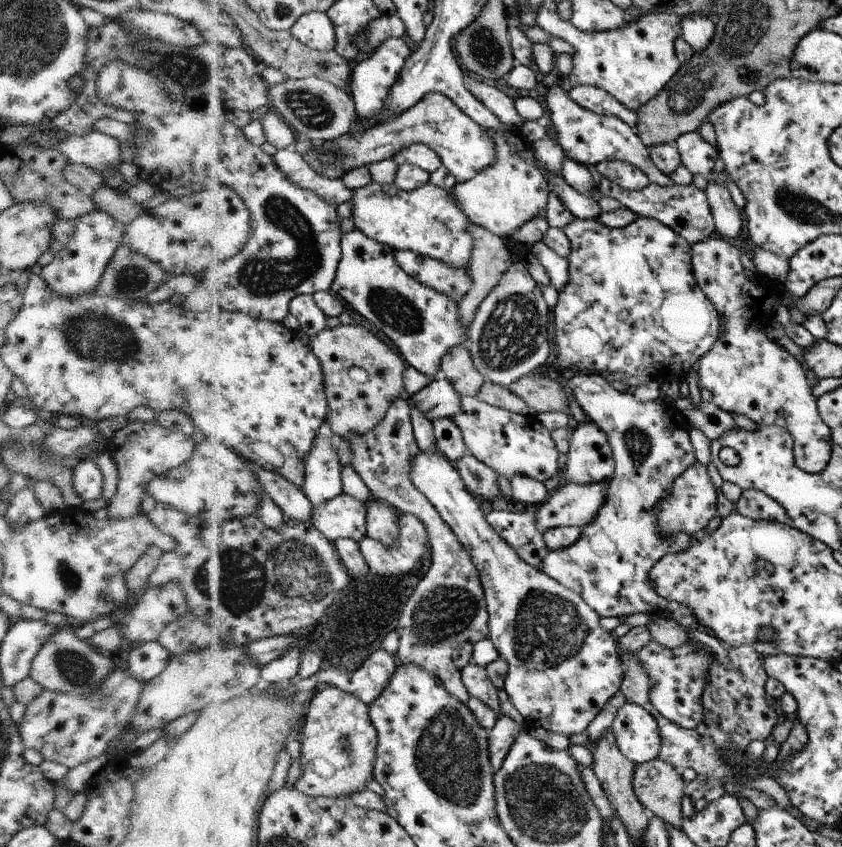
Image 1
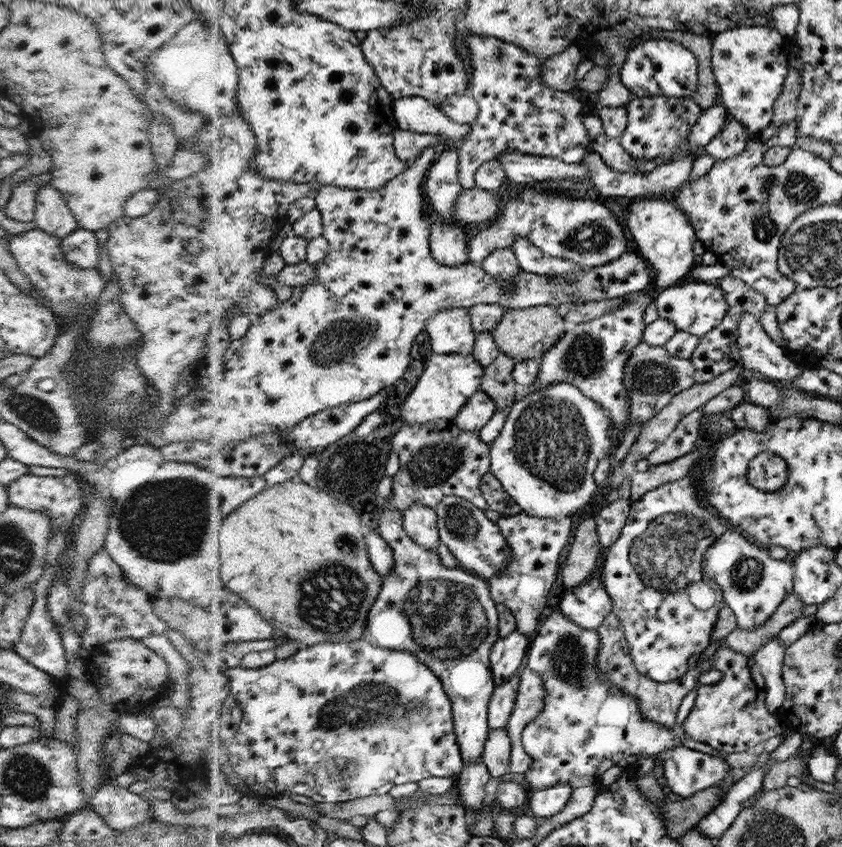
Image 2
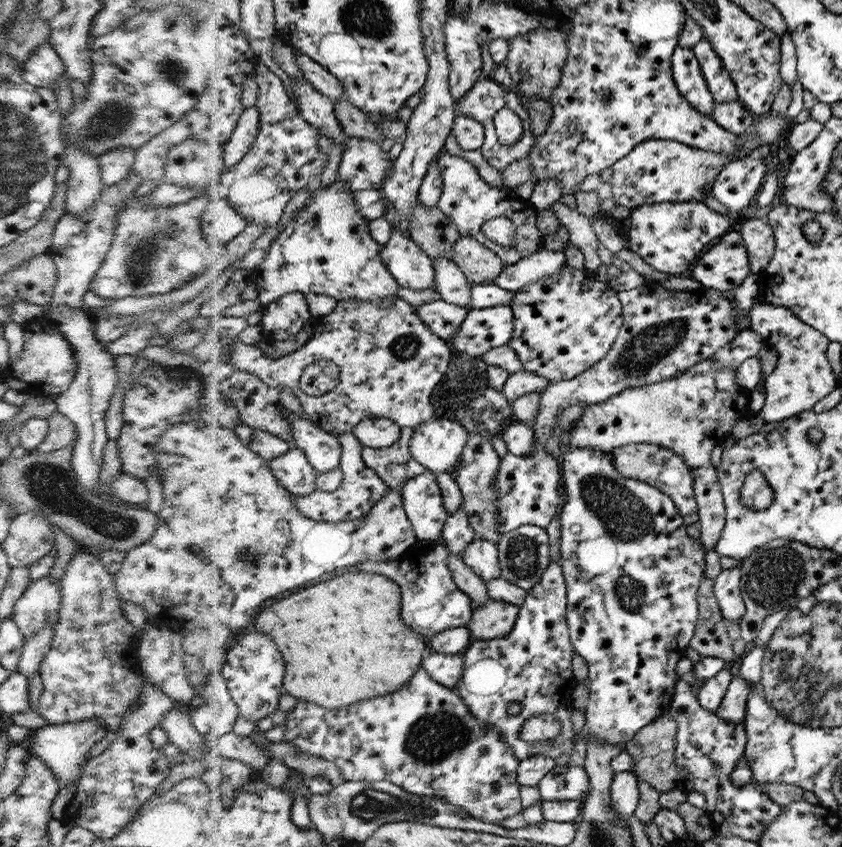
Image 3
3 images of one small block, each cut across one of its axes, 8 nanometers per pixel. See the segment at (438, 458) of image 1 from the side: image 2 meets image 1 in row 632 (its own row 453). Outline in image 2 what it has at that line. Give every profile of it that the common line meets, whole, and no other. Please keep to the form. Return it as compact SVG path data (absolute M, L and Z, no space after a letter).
M566 381L525 393L510 409L499 437L490 444L492 466L489 472L526 514L538 518L573 516L594 496L594 468L598 460L609 456L610 450L614 448L613 422L609 410Z

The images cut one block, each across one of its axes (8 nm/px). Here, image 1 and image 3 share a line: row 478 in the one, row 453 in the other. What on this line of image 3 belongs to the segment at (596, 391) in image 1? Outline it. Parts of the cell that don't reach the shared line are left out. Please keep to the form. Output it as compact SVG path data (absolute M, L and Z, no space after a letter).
M640 442L638 444L622 445L618 449L611 450L611 457L614 468L626 478L638 480L658 487L664 494L676 503L676 508L684 516L686 527L688 527L691 538L701 538L701 519L700 508L697 506L696 494L694 494L693 473L685 459L670 450L669 447L659 444L650 444L649 442Z

